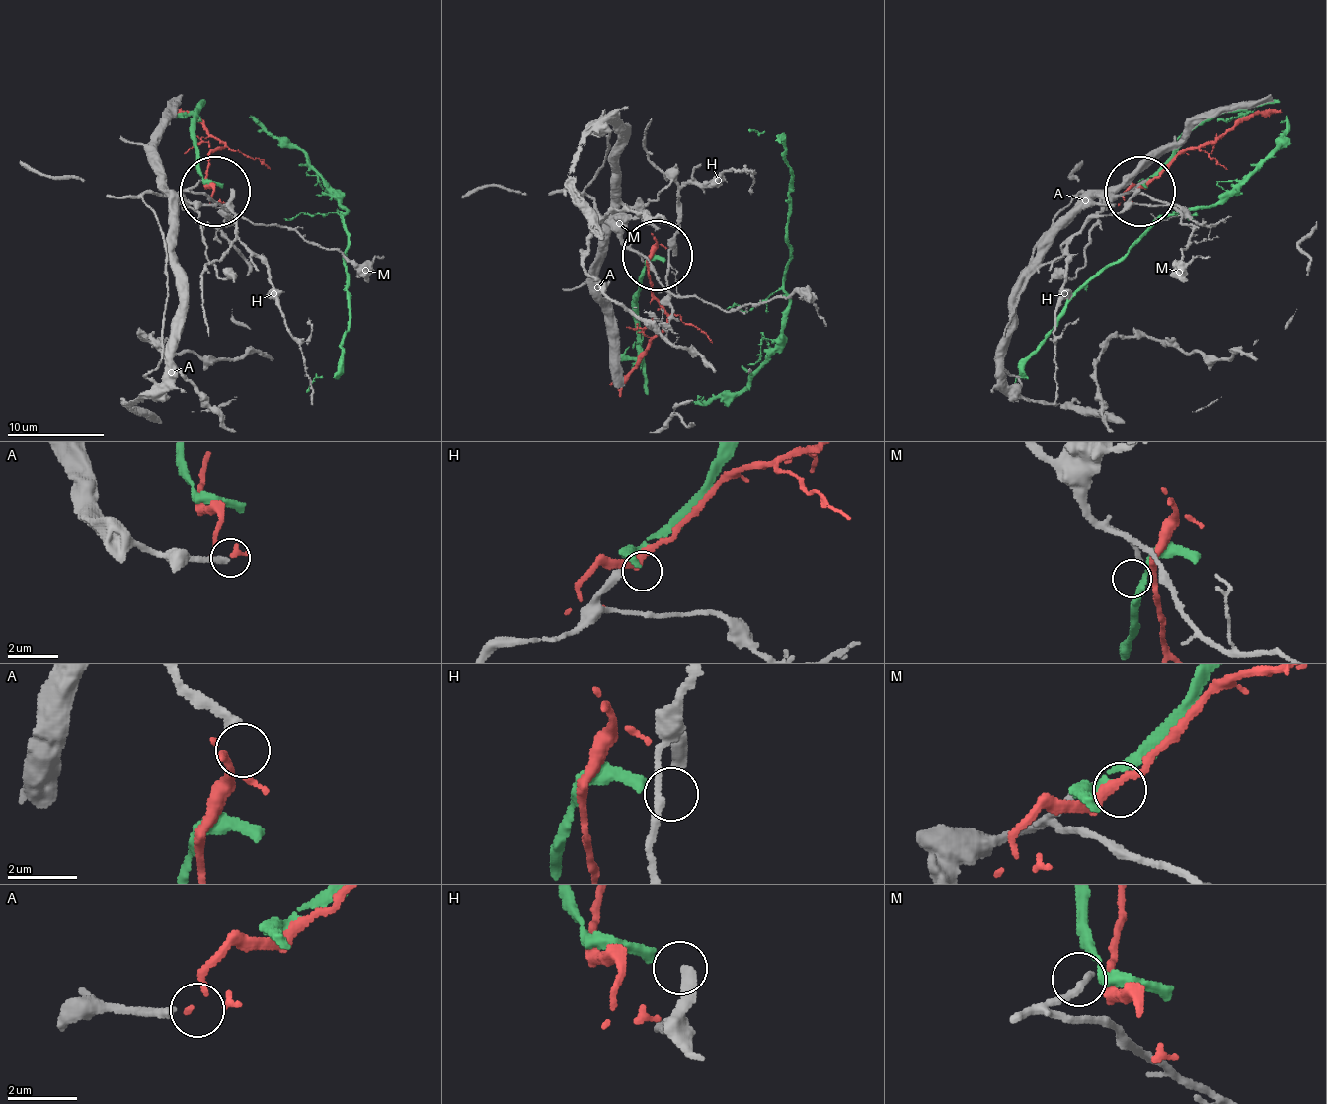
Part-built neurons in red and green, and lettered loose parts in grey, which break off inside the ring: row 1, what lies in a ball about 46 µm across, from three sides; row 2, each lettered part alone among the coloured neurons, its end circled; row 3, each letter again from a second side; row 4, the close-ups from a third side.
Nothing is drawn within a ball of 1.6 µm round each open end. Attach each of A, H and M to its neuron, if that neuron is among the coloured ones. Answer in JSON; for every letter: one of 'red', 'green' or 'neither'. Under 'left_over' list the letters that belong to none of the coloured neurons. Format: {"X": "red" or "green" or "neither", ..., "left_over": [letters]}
{"A": "neither", "H": "neither", "M": "neither", "left_over": ["A", "H", "M"]}

